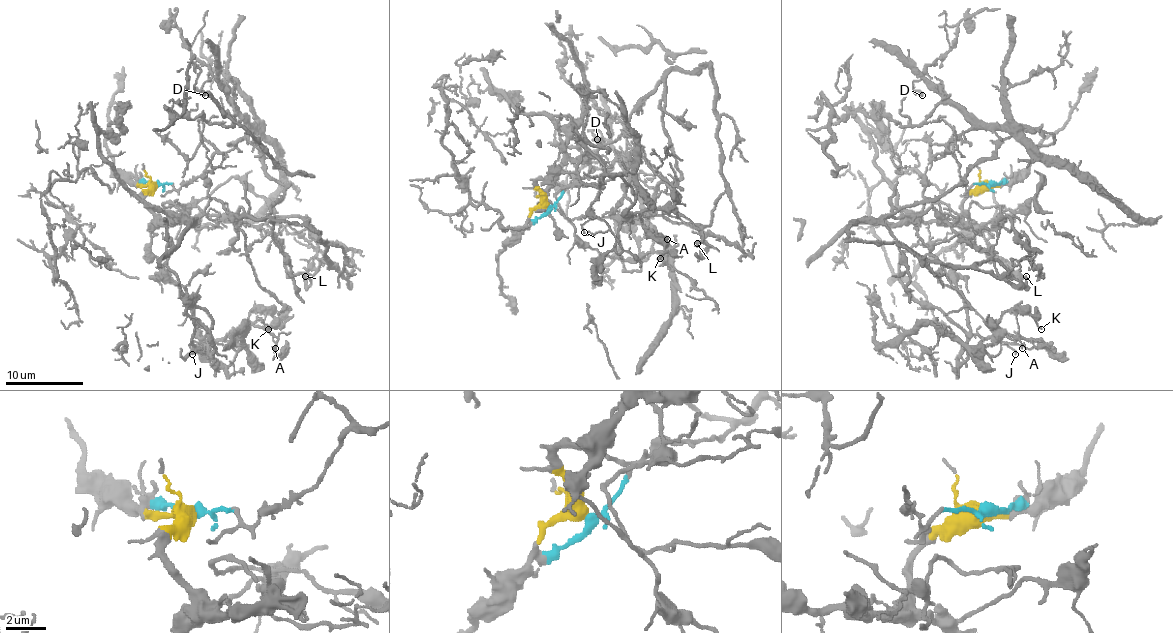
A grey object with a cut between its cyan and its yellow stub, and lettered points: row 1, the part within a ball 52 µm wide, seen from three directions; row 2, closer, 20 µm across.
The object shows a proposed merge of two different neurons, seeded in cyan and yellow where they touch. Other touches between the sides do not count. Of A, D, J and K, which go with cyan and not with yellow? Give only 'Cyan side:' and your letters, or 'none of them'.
Cyan side: D

